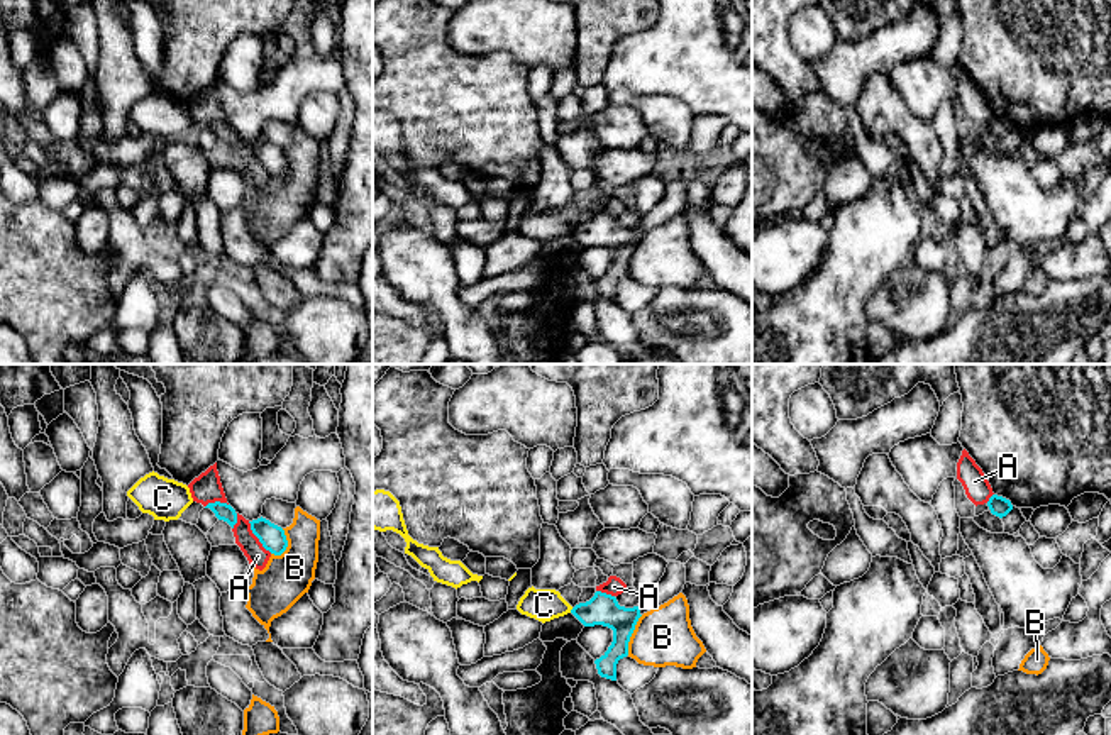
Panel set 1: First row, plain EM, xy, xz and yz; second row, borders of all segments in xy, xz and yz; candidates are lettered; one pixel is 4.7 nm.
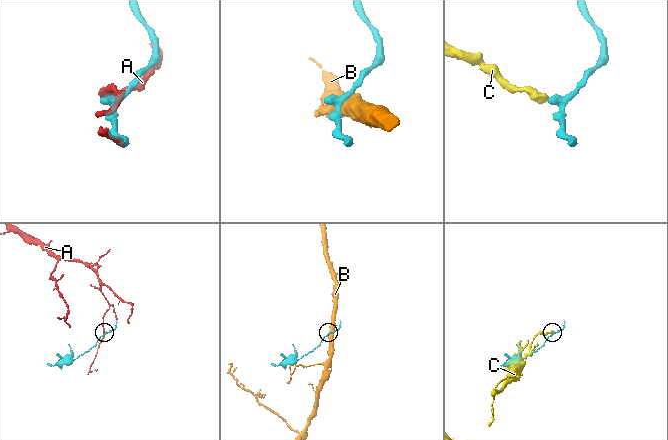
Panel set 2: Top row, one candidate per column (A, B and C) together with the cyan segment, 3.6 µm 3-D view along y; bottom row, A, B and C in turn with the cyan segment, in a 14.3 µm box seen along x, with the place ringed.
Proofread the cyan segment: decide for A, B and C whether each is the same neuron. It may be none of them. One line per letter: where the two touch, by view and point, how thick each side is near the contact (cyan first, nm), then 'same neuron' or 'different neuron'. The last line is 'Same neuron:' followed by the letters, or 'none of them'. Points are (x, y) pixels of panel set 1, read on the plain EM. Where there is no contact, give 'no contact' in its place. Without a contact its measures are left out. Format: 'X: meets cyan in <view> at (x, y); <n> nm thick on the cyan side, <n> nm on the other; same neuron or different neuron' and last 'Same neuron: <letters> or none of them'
A: meets cyan in xy at (258, 158); 120 nm thick on the cyan side, 100 nm on the other; different neuron
B: meets cyan in xz at (630, 256); 150 nm thick on the cyan side, 280 nm on the other; different neuron
C: meets cyan in xz at (571, 231); 150 nm thick on the cyan side, 160 nm on the other; different neuron
Same neuron: none of them

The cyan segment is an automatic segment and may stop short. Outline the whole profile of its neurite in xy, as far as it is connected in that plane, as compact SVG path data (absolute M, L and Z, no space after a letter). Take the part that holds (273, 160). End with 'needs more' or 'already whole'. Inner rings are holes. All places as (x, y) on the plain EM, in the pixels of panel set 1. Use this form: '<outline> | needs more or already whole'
M263 137L249 144L252 154L259 159L266 171L269 171L274 176L281 176L286 171L288 161L281 147L271 144Z | already whole

